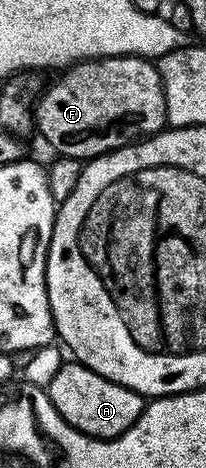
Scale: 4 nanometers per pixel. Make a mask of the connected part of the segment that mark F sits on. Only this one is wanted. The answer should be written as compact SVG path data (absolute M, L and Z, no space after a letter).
M104 56L101 60L84 60L67 67L59 76L62 77L51 88L49 85L39 95L34 106L37 135L42 135L55 148L58 156L71 156L83 162L93 160L95 156L125 148L167 127L162 79L149 59L141 56Z

